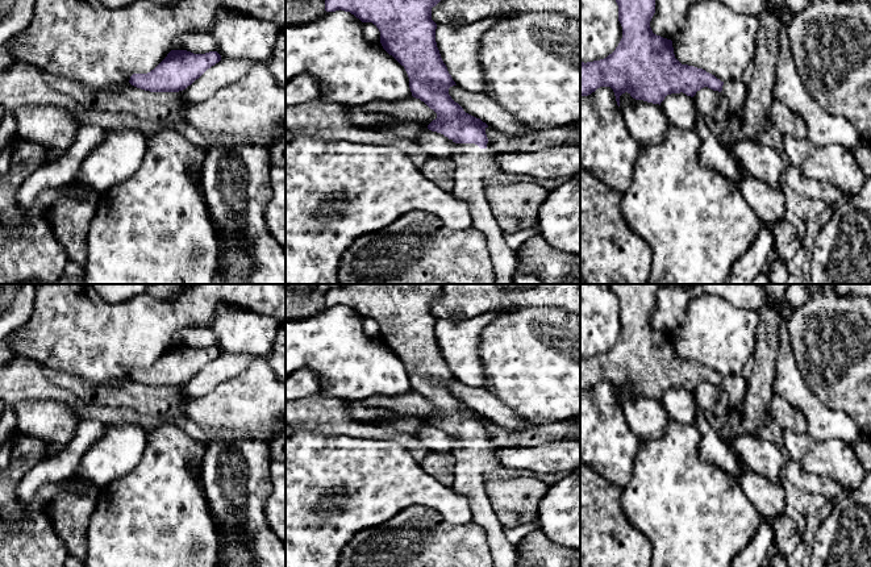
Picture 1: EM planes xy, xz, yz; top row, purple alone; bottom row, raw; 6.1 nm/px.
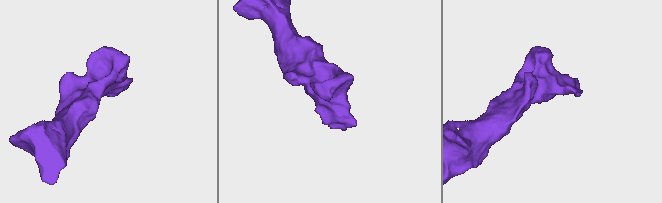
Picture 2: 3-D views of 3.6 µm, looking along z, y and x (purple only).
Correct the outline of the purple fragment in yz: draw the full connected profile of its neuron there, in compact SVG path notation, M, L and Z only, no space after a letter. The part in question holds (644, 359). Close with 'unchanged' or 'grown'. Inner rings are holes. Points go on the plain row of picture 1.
M609 284L618 300L618 316L622 333L616 345L607 353L593 357L580 357L580 391L588 391L600 382L610 382L617 400L620 391L628 387L635 395L659 399L667 389L685 388L693 392L697 385L708 382L722 385L724 376L703 363L682 359L674 349L672 335L657 330L650 322L655 308L658 284Z | unchanged

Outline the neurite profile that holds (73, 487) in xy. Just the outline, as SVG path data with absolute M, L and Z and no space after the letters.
M67 479L62 481L66 495L87 495L97 497L100 489L89 480L82 479Z

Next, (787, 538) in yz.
M784 513L770 517L767 521L775 530L774 551L787 556L803 543L803 535L799 533L796 522Z

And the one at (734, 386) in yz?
M729 375L722 380L722 389L729 399L729 412L737 412L741 408L746 393L747 380L739 375Z

